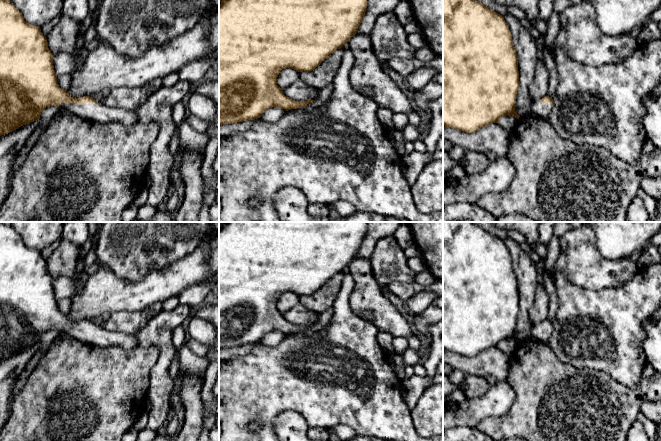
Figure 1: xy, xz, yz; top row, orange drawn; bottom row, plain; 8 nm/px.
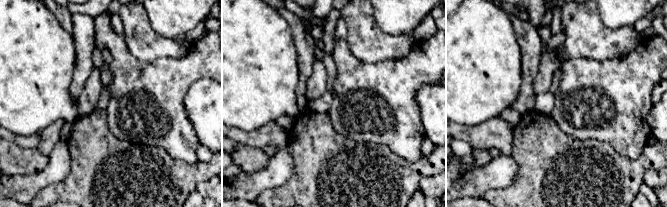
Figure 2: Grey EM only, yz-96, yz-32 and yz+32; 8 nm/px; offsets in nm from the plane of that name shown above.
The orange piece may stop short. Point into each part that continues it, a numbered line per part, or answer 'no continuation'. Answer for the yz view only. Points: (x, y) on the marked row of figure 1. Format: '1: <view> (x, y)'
1: yz (542, 110)

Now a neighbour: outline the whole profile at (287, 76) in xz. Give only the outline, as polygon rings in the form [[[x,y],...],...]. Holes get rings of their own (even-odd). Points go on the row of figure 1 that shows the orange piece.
[[[285,68],[280,71],[277,77],[277,85],[281,89],[285,89],[298,80],[300,80],[300,72],[292,68]]]

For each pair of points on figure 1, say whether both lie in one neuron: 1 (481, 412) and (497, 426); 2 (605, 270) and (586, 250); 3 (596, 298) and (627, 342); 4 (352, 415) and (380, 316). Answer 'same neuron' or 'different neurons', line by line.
1: different neurons
2: same neuron
3: same neuron
4: different neurons

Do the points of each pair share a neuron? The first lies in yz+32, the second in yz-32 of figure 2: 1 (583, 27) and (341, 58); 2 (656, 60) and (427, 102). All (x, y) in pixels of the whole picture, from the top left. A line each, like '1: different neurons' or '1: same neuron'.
1: different neurons
2: different neurons

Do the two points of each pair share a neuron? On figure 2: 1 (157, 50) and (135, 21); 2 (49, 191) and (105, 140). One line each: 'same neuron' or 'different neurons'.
1: same neuron
2: same neuron

